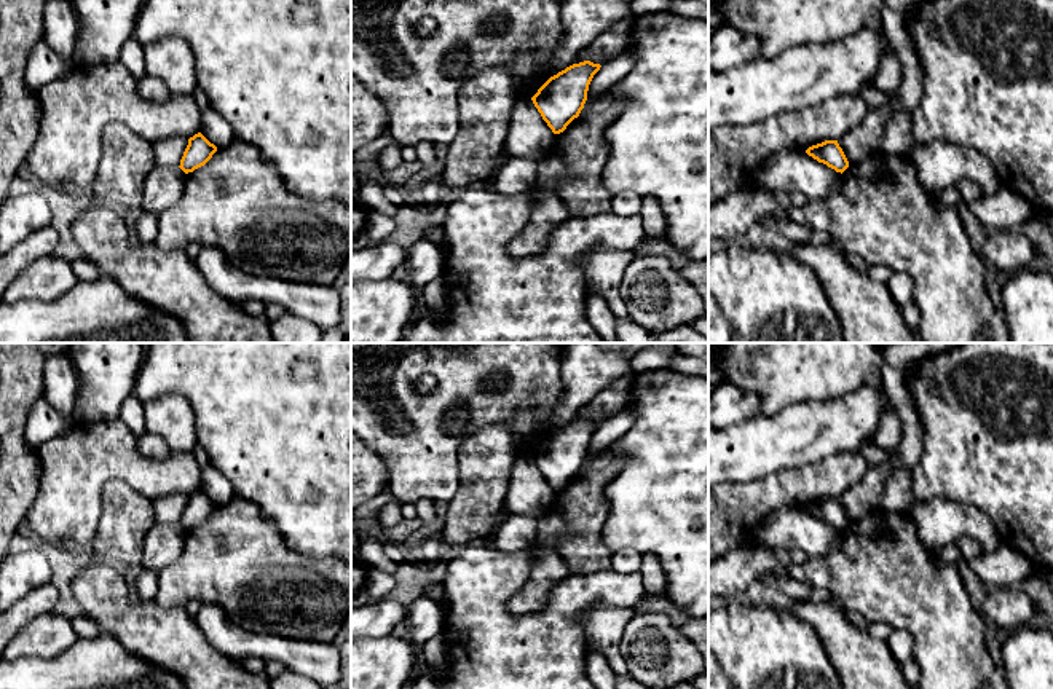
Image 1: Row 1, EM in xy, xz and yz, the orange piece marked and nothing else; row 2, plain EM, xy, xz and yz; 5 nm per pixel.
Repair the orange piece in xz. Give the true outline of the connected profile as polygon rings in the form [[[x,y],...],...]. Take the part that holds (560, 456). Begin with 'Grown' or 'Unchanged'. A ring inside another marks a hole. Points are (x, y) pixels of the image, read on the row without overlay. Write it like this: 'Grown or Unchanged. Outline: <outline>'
Unchanged. Outline: [[[584,418],[550,434],[531,455],[554,491],[560,491],[579,474],[587,458],[589,442],[600,421]]]

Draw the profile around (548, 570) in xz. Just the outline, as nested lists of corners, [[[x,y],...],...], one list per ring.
[[[536,545],[531,550],[533,569],[523,589],[507,603],[514,616],[525,616],[539,611],[555,584],[570,576],[562,557],[550,549]]]

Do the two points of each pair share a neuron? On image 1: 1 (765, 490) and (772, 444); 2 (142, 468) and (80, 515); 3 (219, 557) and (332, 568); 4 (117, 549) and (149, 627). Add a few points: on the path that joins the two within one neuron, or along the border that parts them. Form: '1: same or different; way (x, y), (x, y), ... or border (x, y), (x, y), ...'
1: different; border (803, 463), (747, 482), (731, 482)
2: same; way (122, 468), (109, 468), (82, 495)
3: same; way (248, 570), (303, 570)
4: different; border (94, 557), (110, 565)

